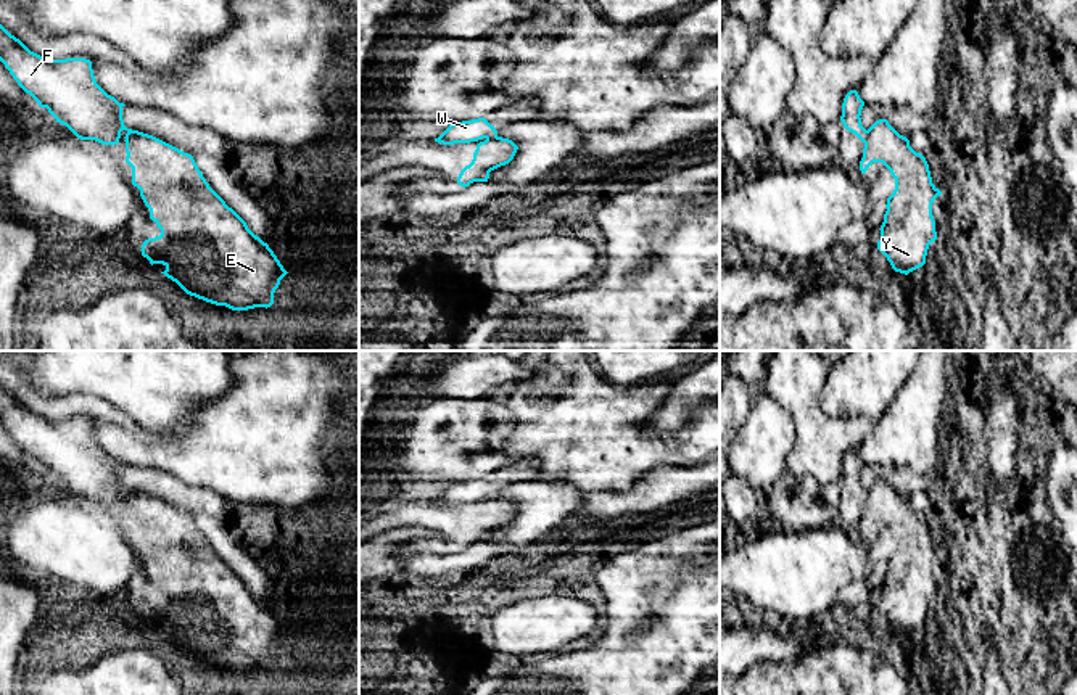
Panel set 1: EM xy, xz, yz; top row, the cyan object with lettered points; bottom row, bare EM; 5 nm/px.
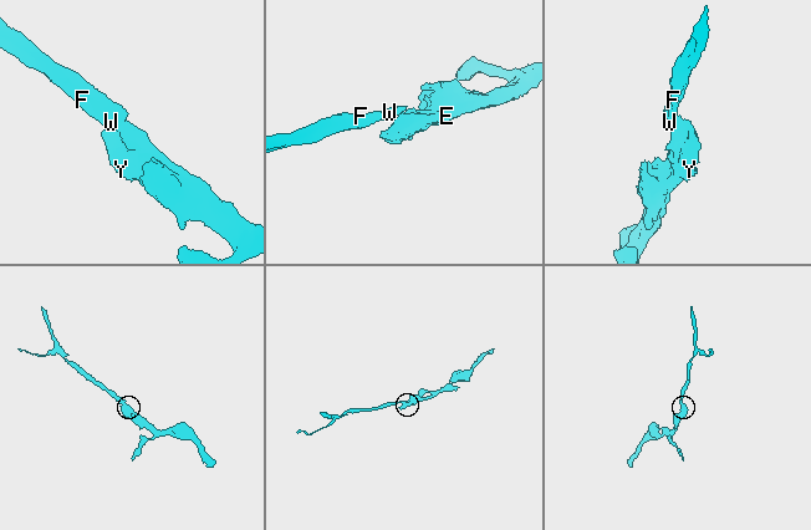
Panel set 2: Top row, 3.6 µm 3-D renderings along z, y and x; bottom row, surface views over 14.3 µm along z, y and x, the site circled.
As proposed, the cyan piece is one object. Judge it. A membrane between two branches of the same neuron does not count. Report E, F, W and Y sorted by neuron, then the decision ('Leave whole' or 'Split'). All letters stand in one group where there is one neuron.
Groups: E Y / F W. Split

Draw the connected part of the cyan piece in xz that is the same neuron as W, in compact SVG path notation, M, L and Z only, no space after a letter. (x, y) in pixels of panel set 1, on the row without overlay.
M485 478L462 481L457 484L449 484L449 487L435 502L443 505L454 504L470 504L481 499L493 499L497 496L494 486L491 486Z

